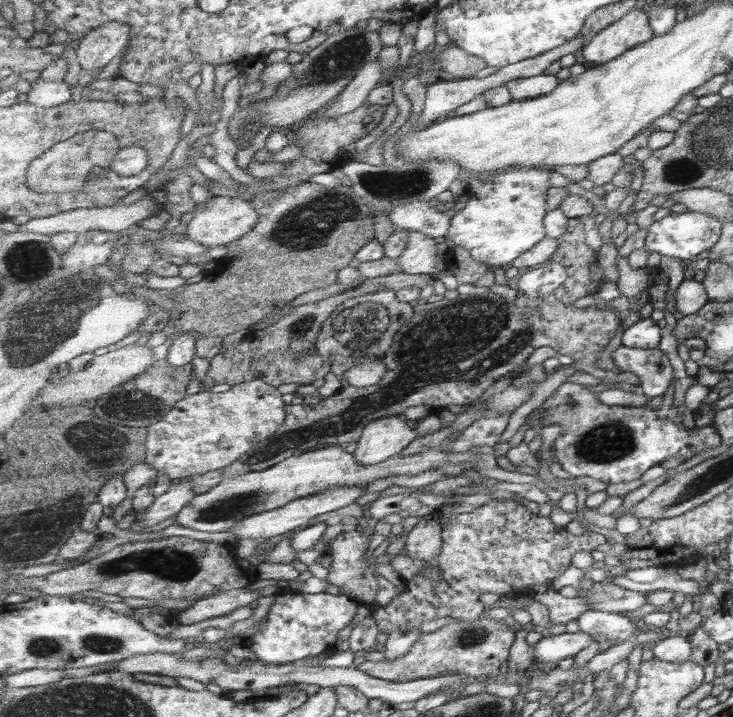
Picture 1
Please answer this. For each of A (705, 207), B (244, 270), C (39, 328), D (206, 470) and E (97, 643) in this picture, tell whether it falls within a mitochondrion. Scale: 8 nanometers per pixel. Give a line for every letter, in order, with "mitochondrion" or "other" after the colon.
A: other
B: other
C: mitochondrion
D: other
E: mitochondrion

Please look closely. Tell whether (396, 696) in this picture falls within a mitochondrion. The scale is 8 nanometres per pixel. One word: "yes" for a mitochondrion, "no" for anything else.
no

